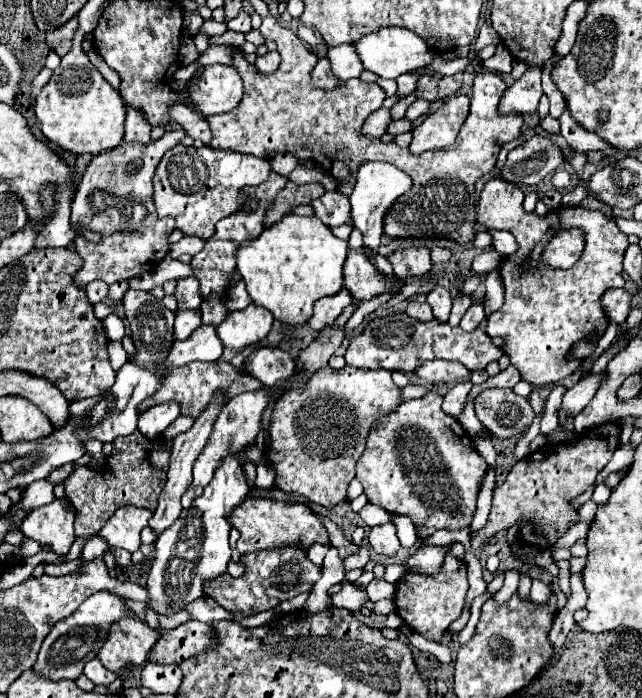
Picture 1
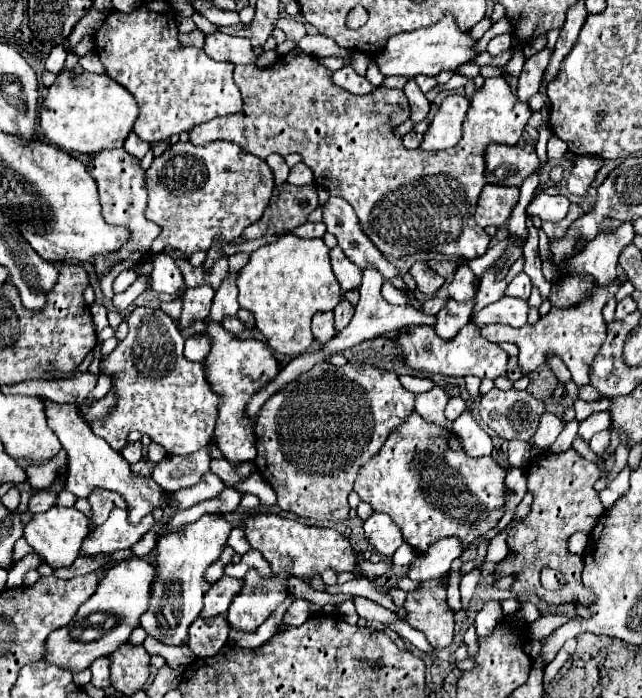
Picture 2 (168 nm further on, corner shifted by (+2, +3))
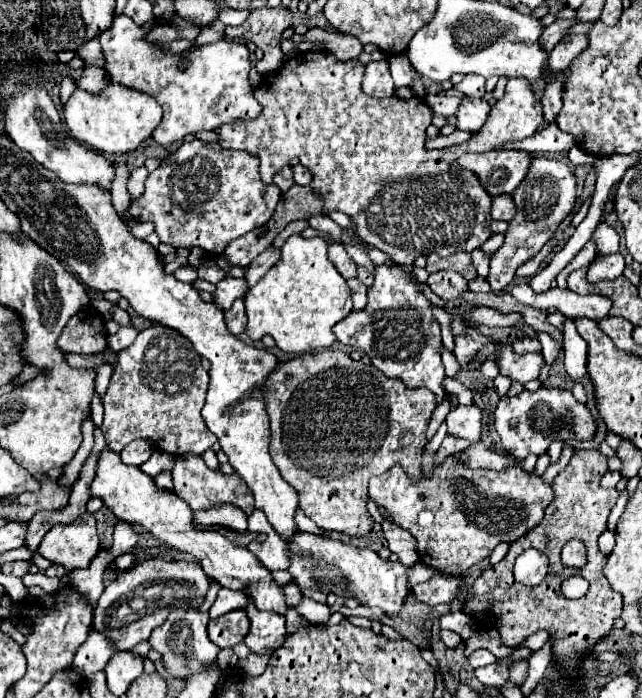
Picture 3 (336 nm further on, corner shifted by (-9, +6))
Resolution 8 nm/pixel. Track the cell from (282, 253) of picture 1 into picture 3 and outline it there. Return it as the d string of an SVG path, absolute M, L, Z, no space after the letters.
M301 234L289 236L287 242L281 248L281 258L275 266L269 268L269 272L245 294L245 312L247 312L247 330L245 334L253 340L263 338L265 334L271 334L275 338L275 344L289 354L305 354L313 350L323 350L335 344L335 334L331 332L333 324L339 322L339 318L347 316L353 308L351 304L351 292L345 282L345 278L335 270L327 256L329 244L323 238L303 238Z

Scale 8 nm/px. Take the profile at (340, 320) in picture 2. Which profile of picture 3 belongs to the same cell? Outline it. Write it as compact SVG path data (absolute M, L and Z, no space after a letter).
M357 278L347 280L347 284L349 284L351 294L353 294L353 312L355 310L363 310L365 304L367 304L367 288Z

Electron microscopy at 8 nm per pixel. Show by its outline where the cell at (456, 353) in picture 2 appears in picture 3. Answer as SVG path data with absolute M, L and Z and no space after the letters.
M489 342L485 344L475 360L497 360L497 366L503 376L517 380L517 382L529 382L539 376L543 362L541 354L515 354L511 344L501 344L501 342Z

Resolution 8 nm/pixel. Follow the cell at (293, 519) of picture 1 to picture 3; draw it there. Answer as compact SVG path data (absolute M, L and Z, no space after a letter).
M295 532L291 540L287 540L287 556L289 568L287 572L295 578L301 590L319 590L319 592L335 592L337 596L353 596L361 600L365 606L379 606L387 616L397 616L401 612L403 600L409 592L407 570L399 564L399 576L395 564L379 558L377 552L369 548L357 548L345 544L341 540L333 540L329 536L311 534L311 532Z

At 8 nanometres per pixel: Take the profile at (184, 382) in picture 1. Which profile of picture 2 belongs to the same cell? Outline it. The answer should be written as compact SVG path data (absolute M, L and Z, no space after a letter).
M136 307L128 317L128 335L118 347L100 361L100 371L112 377L112 391L116 393L116 409L104 421L92 421L90 429L94 435L102 437L112 449L120 451L126 445L130 431L140 431L148 435L150 441L162 445L170 455L188 455L206 447L212 439L216 425L216 405L218 397L212 393L202 363L192 363L184 357L184 337L176 323L162 311L152 307Z

